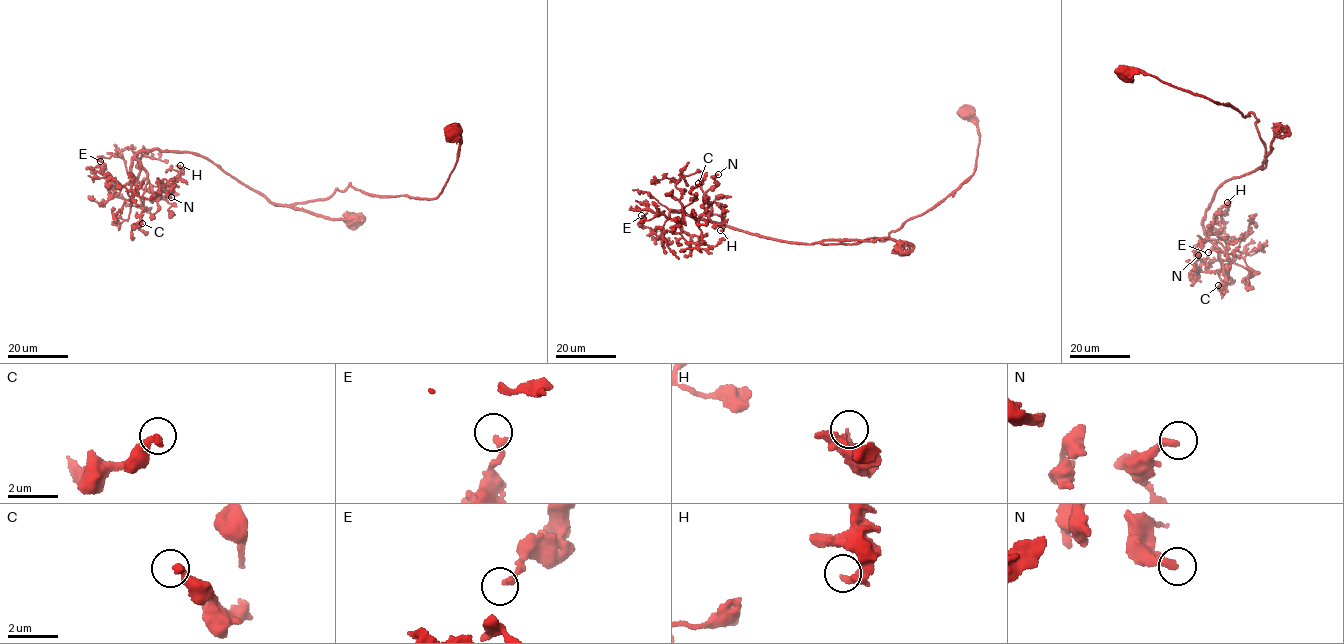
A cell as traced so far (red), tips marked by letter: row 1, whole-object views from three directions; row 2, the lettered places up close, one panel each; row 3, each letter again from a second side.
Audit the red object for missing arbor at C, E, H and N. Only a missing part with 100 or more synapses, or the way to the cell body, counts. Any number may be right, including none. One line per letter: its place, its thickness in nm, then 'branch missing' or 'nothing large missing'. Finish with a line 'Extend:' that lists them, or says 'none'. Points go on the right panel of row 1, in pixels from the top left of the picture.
C: at (1218, 285); 320 nm thick; nothing large missing
E: at (1208, 252); 260 nm thick; nothing large missing
H: at (1227, 202); 240 nm thick; nothing large missing
N: at (1198, 255); 280 nm thick; nothing large missing
Extend: none

